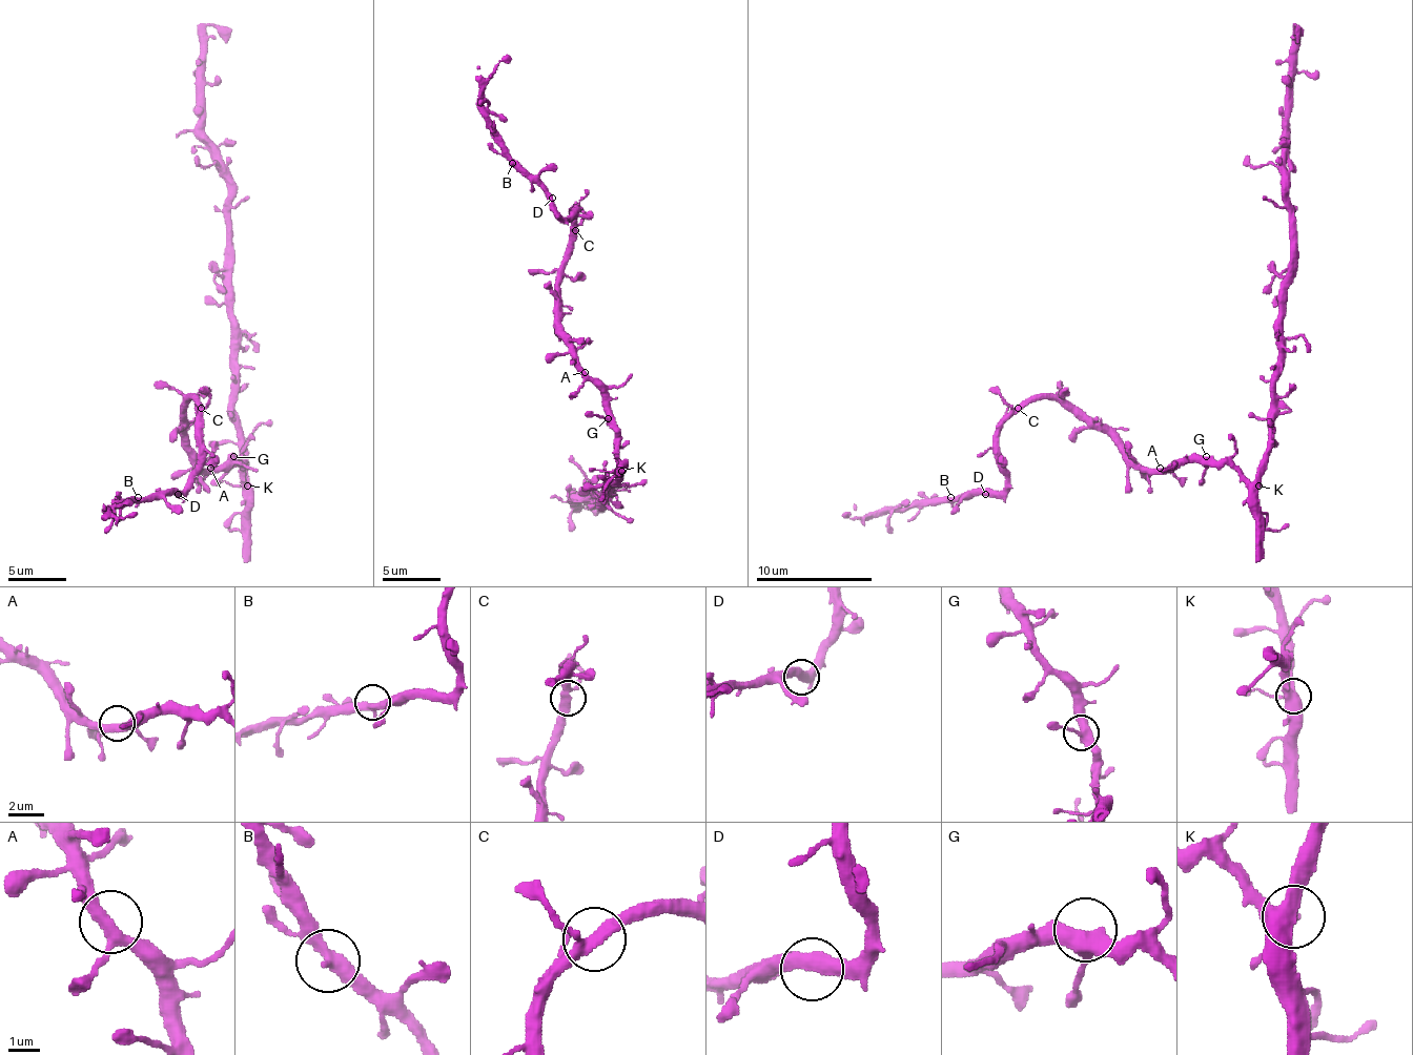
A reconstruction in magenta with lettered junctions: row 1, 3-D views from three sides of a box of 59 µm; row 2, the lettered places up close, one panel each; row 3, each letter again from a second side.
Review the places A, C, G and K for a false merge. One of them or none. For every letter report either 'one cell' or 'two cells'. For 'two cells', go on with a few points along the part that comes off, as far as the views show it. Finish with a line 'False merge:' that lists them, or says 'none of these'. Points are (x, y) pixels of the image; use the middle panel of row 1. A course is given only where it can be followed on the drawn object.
A: one cell
C: one cell
G: one cell
K: one cell
False merge: none of these

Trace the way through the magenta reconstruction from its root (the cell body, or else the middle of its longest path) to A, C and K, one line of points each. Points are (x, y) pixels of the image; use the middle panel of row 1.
A: (613, 418), (608, 407), (608, 395), (585, 372)
C: (613, 418), (608, 407), (608, 395), (581, 369), (575, 349), (561, 326), (561, 267), (570, 235), (575, 229)
K: (613, 418), (616, 461), (621, 471)

